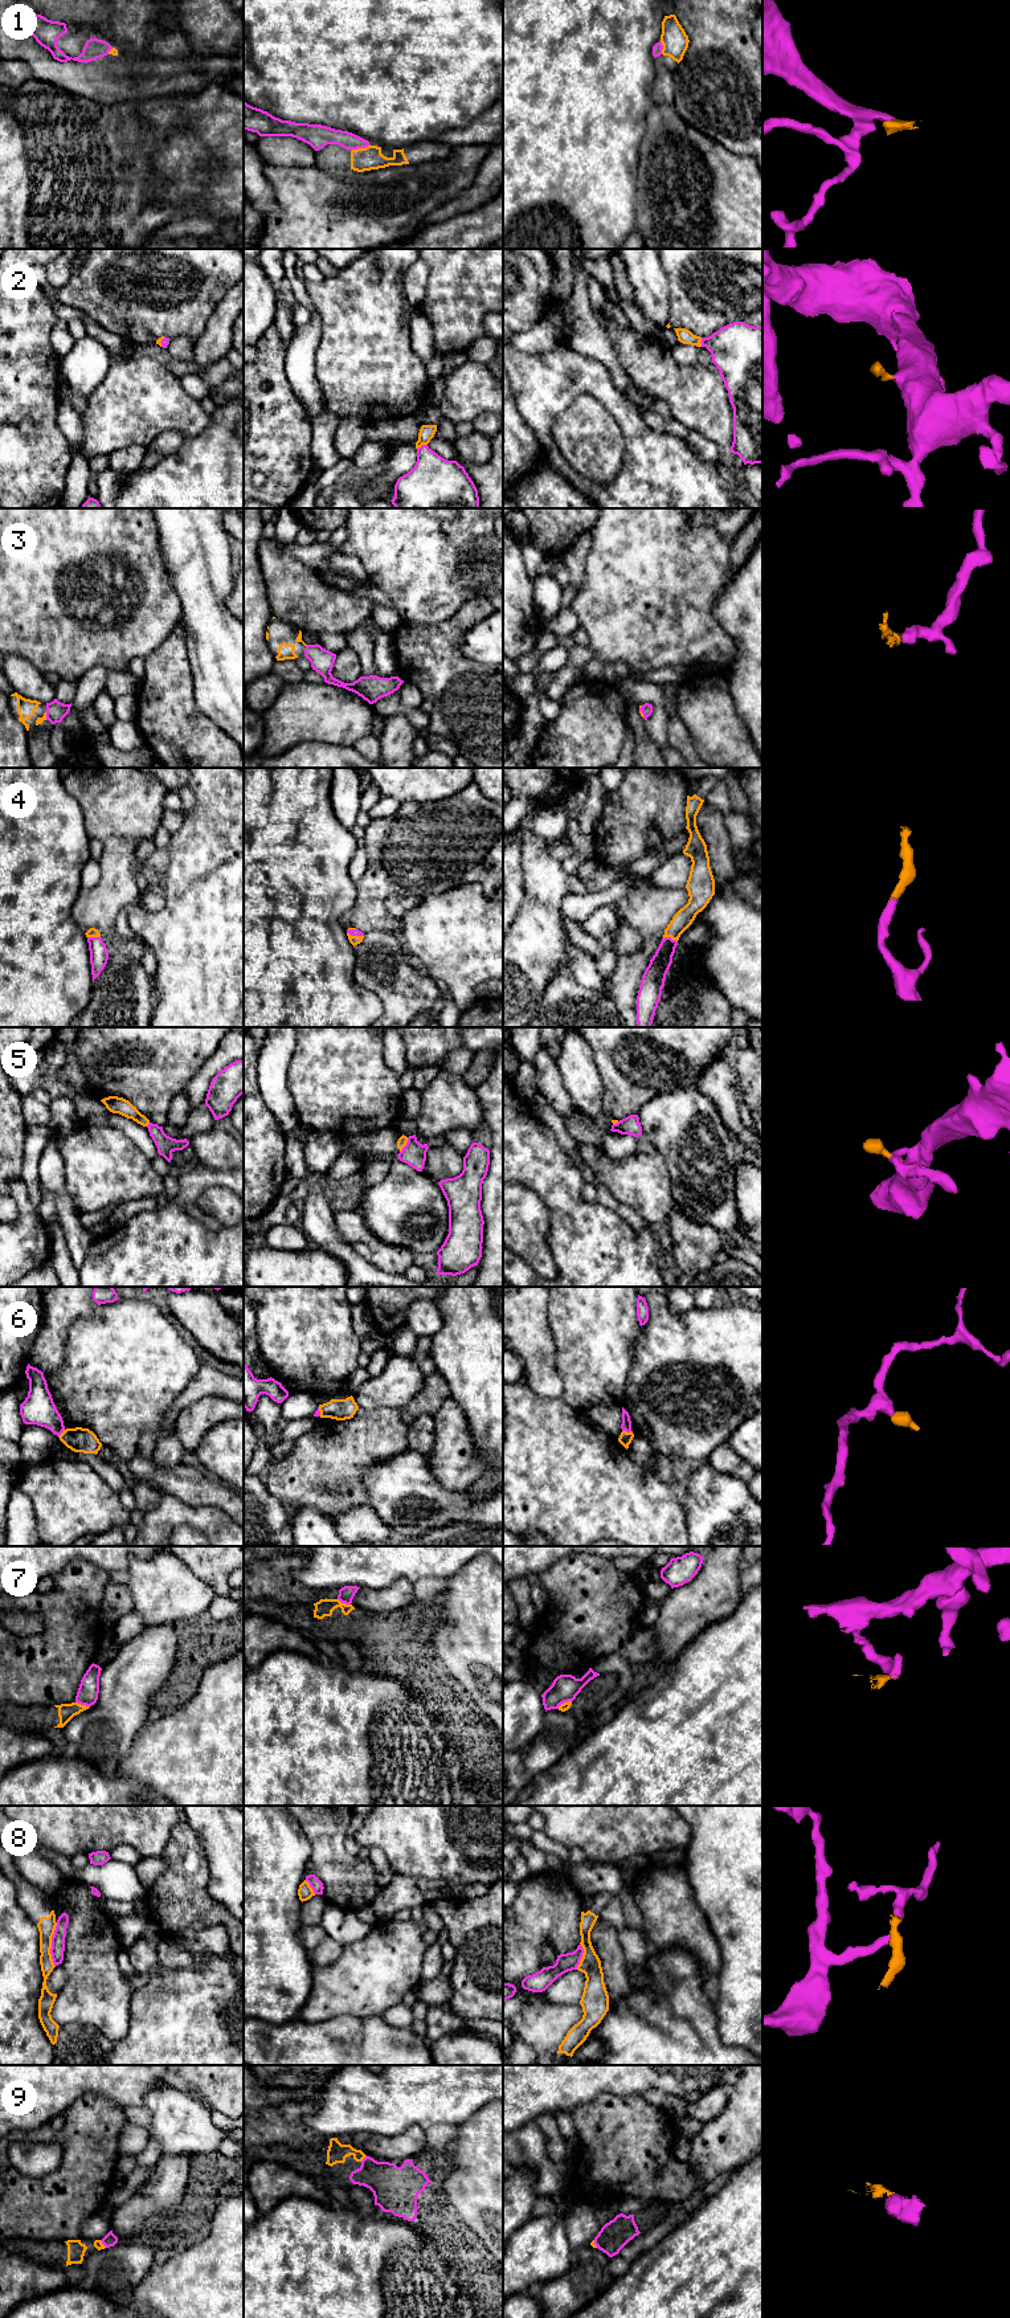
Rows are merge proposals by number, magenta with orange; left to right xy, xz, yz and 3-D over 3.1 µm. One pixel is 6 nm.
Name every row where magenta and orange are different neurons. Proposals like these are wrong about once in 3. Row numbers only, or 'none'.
5, 7, 8

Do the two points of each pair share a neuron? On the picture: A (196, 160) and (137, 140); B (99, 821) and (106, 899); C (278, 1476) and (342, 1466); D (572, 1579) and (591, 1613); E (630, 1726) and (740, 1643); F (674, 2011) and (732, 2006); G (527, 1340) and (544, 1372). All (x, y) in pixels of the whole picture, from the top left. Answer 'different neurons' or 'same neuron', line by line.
A: different neurons
B: same neuron
C: same neuron
D: same neuron
E: same neuron
F: different neurons
G: same neuron

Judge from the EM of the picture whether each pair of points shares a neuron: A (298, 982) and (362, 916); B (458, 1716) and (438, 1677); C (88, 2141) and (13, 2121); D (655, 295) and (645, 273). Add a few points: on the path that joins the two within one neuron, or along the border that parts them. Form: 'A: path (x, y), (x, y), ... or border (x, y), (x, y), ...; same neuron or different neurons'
A: border (356, 900), (339, 919), (339, 923), (346, 929); different neurons
B: path (452, 1707), (438, 1687); same neuron
C: border (48, 2122), (31, 2130), (13, 2132); different neurons
D: path (650, 290), (647, 278); same neuron

